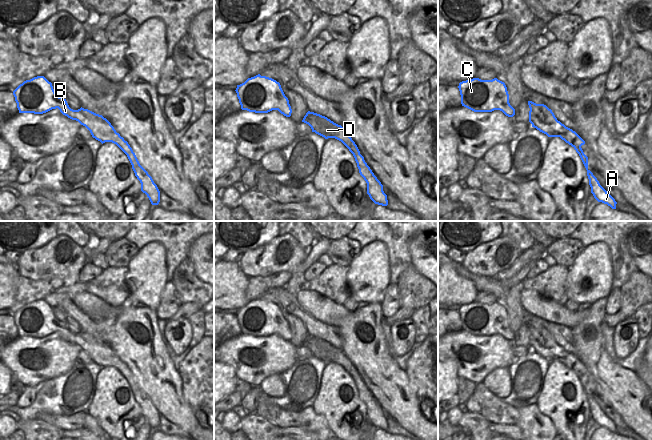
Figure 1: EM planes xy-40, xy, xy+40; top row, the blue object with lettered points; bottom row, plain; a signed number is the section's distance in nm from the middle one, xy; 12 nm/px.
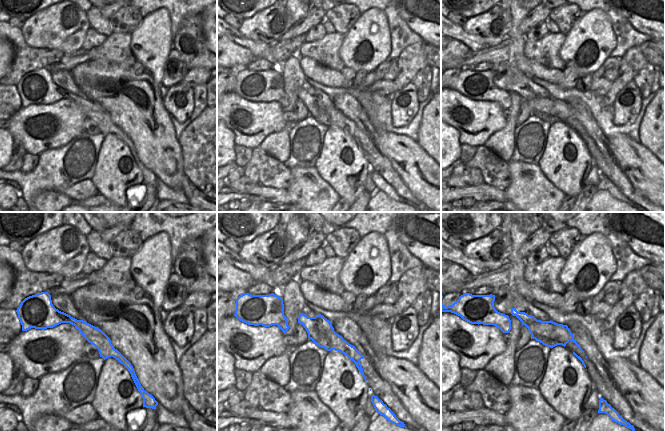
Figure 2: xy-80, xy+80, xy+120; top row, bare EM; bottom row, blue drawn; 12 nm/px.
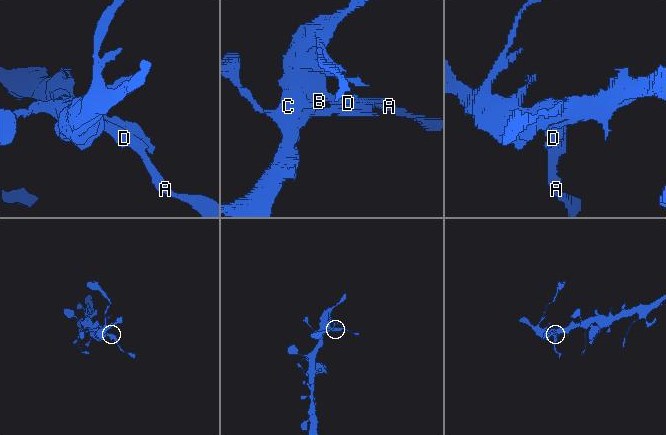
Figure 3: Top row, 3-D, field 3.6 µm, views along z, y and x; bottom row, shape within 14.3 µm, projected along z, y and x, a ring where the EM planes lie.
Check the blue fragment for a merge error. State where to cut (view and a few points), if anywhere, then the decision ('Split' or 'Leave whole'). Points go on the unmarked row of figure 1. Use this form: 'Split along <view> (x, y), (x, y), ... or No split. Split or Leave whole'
No split. Leave whole.

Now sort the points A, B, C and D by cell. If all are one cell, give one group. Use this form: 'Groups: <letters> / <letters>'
Groups: A B C D.

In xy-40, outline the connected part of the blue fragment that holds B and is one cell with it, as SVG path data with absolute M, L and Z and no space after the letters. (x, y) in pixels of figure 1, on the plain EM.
M44 300L24 305L13 315L13 319L19 337L43 338L58 332L63 339L85 350L92 361L102 368L105 366L116 368L127 379L135 400L141 407L141 415L147 419L152 429L159 428L160 415L152 401L140 389L128 366L116 356L111 347L102 339L82 331L78 334L71 333L66 323L55 317L52 307Z

